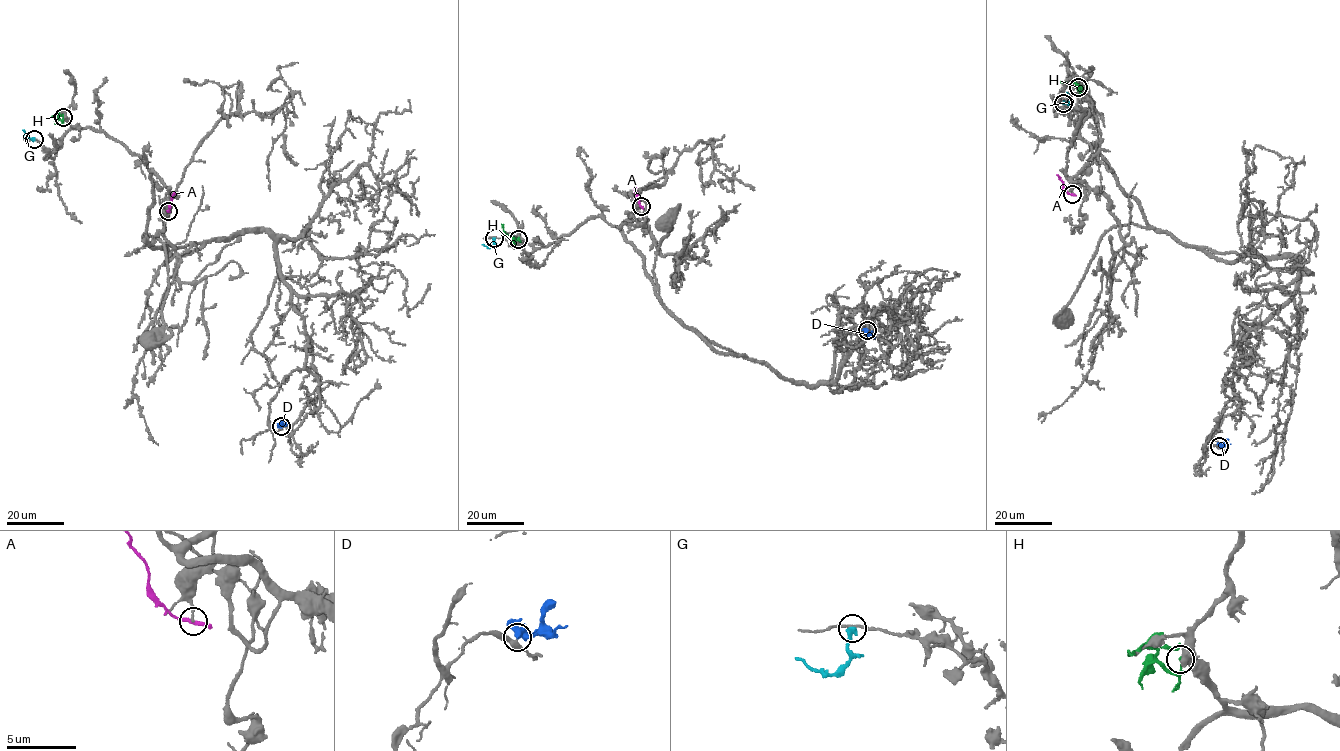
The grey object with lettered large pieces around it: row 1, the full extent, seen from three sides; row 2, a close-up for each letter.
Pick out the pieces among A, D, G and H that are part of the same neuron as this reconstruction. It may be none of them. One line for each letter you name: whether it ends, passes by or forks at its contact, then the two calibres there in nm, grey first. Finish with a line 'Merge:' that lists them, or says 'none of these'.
Merge: none of these

